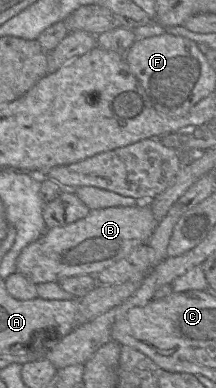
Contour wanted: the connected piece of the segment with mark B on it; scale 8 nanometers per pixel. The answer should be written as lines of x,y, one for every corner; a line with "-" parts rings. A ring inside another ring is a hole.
148,202
128,207
90,210
89,214
67,226
46,229
36,241
27,245
16,260
16,272
32,283
59,282
81,275
96,276
126,257
135,247
147,244
158,225

